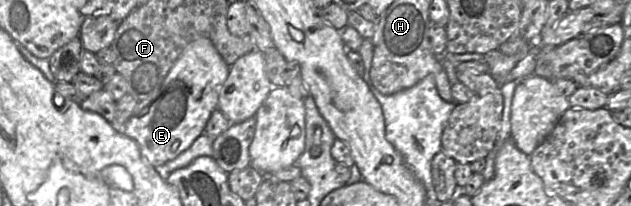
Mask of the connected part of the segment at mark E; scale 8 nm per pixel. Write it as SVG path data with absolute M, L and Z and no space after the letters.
M210 39L194 40L182 52L158 91L138 102L123 133L137 142L142 155L155 168L173 160L205 132L212 112L218 109L219 93L229 70L230 66Z

